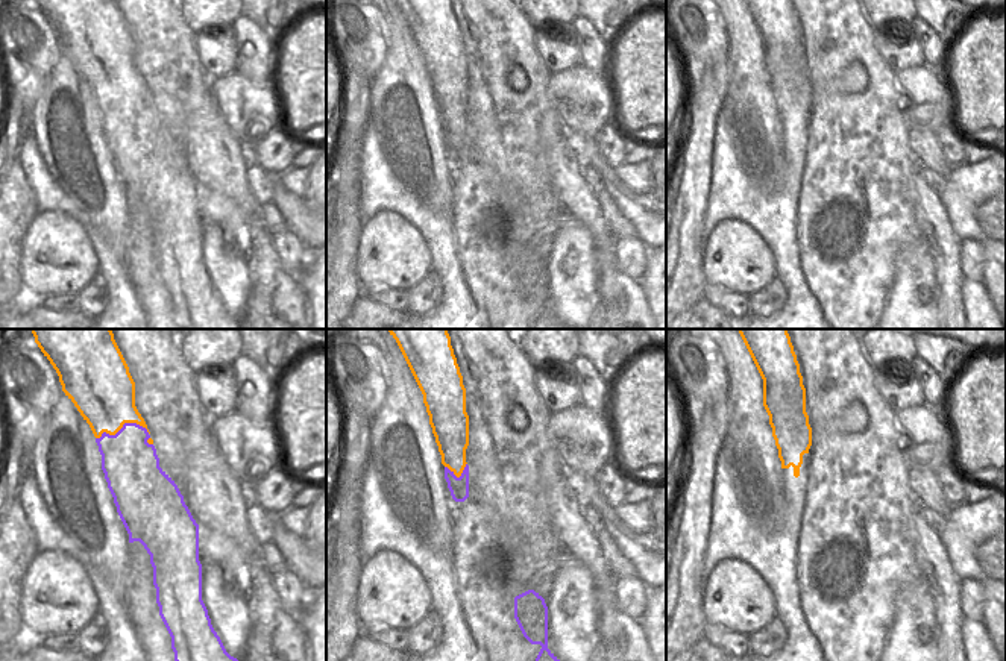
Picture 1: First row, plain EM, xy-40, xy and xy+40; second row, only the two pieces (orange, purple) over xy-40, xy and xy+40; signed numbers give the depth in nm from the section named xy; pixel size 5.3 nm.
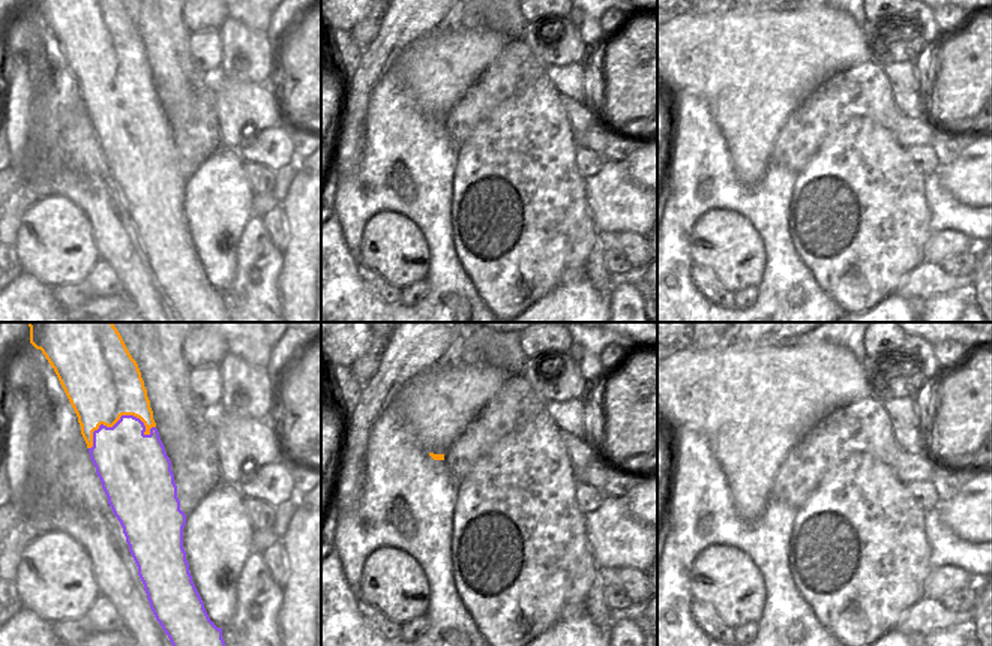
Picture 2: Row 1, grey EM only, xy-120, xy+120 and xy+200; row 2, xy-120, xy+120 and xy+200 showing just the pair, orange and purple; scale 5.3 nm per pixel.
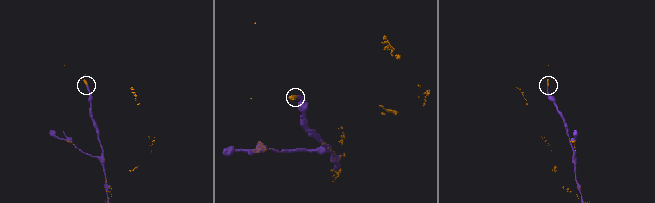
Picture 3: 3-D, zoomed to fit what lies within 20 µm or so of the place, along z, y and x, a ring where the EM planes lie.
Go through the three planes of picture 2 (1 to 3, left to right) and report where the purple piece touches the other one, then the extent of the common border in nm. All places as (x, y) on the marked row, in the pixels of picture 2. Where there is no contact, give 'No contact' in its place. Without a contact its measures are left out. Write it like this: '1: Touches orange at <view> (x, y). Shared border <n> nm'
1: Touches orange at xy-120 (120, 415). Shared border 380 nm
2: No contact
3: No contact.

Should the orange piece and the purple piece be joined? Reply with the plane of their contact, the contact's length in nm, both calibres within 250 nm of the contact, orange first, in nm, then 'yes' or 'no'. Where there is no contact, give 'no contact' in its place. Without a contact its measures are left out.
meets orange in xy-40; contact 280 nm long; 340 nm thick on the orange side, 300 nm on the other; yes

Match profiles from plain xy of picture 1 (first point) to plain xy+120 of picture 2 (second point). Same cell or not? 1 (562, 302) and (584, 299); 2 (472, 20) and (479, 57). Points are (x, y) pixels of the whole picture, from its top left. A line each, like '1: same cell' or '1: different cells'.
1: same cell
2: different cells

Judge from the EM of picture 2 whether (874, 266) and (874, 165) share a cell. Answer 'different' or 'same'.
same

